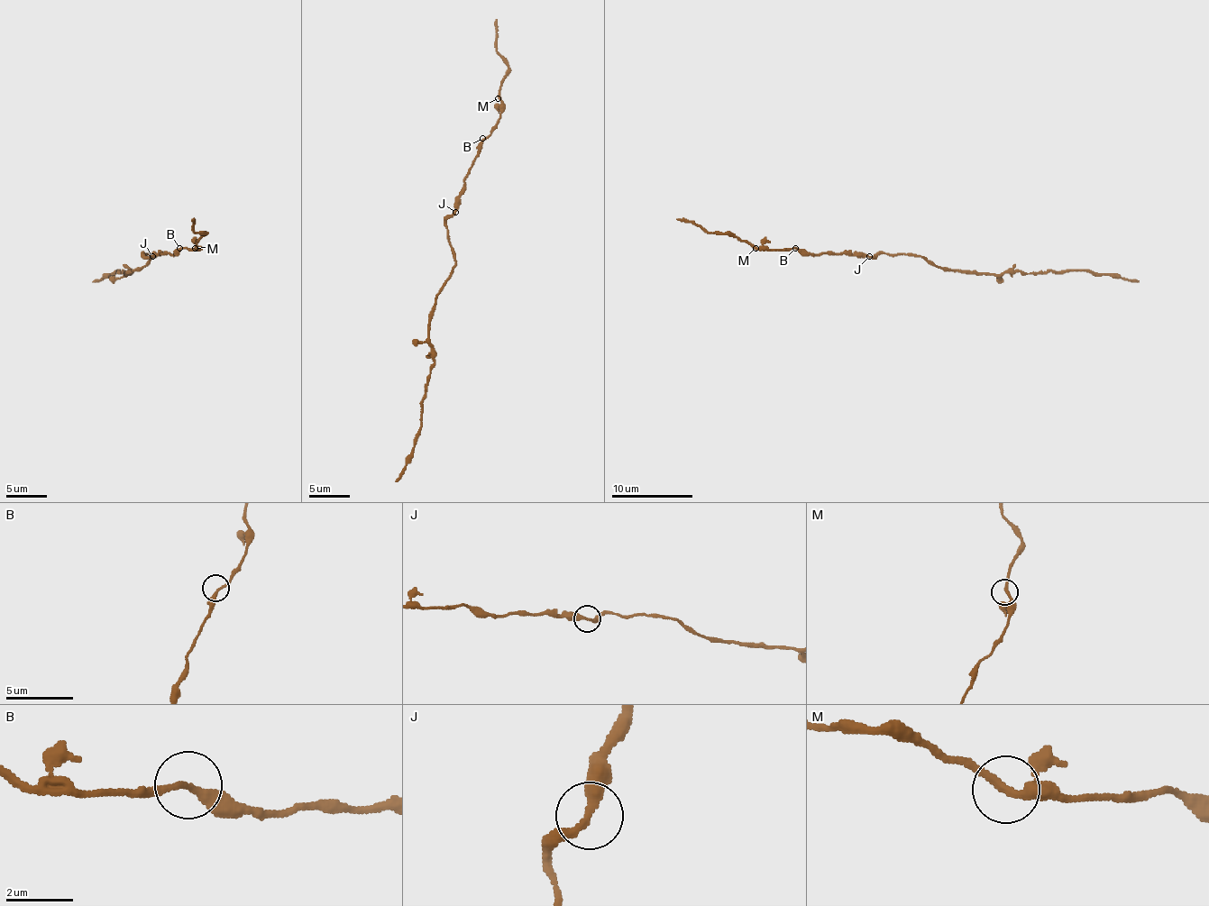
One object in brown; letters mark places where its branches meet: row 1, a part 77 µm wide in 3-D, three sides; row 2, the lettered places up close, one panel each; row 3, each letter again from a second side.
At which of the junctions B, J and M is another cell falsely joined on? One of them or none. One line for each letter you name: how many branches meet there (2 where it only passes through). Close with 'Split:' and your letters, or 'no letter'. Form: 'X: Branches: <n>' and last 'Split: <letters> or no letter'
Split: no letter

